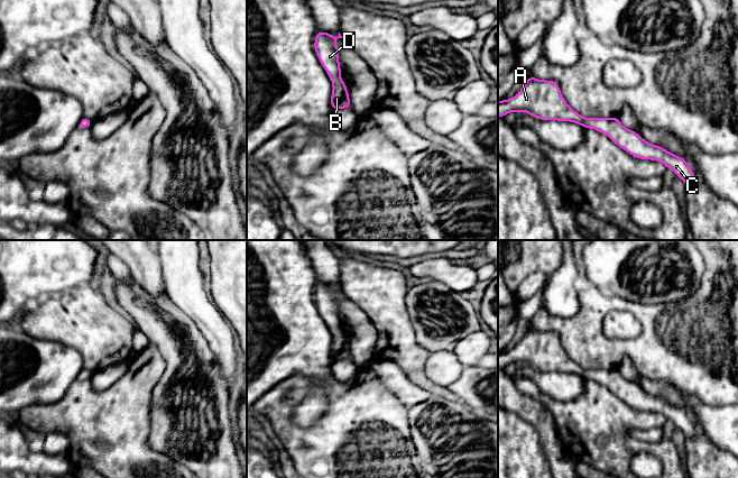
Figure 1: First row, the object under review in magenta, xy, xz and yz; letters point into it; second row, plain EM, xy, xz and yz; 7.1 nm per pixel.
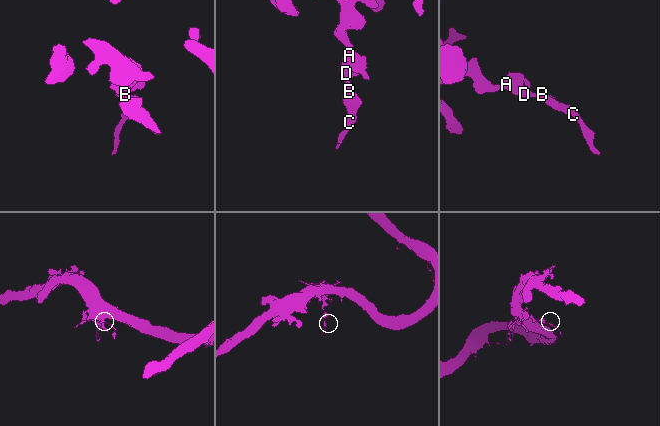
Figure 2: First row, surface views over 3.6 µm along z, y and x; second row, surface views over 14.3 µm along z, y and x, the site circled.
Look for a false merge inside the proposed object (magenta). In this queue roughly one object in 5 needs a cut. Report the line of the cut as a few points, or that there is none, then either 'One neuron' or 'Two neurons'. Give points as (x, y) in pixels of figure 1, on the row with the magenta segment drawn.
No split. One neuron

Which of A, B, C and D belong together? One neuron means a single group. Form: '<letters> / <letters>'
A B C D

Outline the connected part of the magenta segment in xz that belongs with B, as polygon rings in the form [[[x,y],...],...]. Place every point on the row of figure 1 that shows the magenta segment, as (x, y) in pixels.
[[[317,31],[314,40],[314,49],[317,58],[333,84],[331,94],[332,111],[351,108],[347,85],[340,79],[341,66],[339,62],[339,49],[336,47],[338,38],[342,38],[340,33],[338,37],[334,37],[326,31]]]

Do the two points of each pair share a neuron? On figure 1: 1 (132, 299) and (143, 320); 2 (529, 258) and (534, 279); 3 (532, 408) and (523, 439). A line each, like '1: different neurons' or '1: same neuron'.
1: same neuron
2: different neurons
3: different neurons

